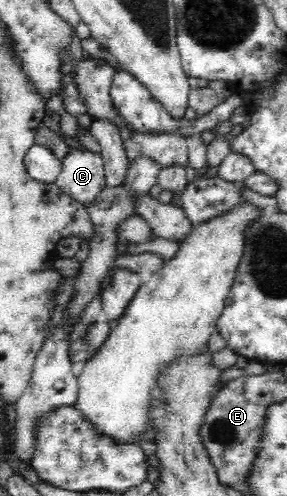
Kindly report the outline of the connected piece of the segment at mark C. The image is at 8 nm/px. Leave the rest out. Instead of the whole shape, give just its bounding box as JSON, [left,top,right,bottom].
[56,147,106,206]

